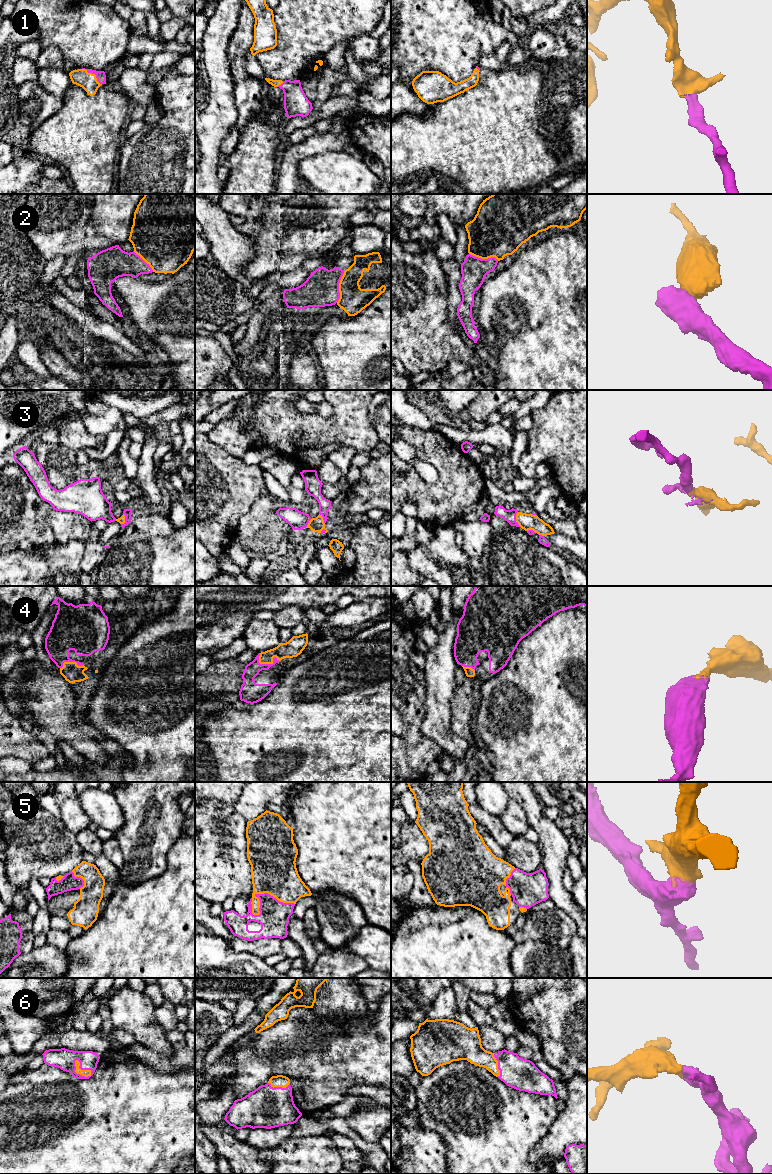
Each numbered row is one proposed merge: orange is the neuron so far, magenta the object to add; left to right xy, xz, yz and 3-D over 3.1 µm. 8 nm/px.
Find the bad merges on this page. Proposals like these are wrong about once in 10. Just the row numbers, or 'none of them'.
2

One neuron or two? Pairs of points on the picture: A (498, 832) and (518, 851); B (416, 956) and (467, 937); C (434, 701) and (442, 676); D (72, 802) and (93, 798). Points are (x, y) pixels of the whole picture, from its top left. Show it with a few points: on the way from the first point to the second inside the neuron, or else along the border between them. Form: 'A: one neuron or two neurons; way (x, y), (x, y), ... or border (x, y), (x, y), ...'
A: two neurons; border (516, 836), (504, 848)
B: one neuron; way (429, 956), (448, 956), (454, 950)
C: one neuron; way (438, 695), (440, 682)
D: two neurons; border (75, 796), (84, 812), (92, 821)

